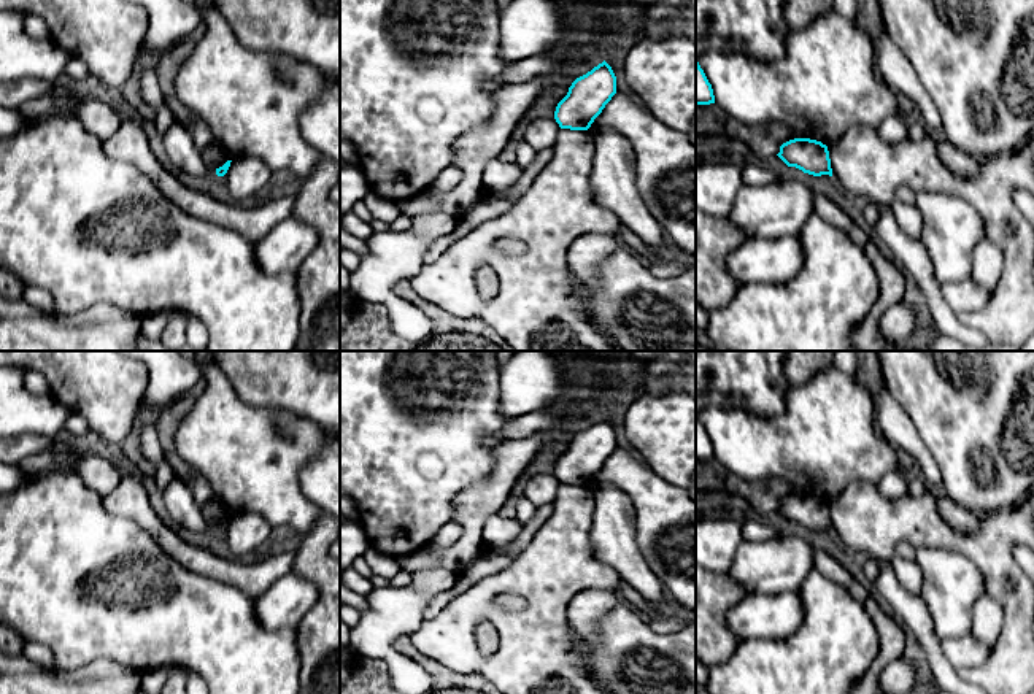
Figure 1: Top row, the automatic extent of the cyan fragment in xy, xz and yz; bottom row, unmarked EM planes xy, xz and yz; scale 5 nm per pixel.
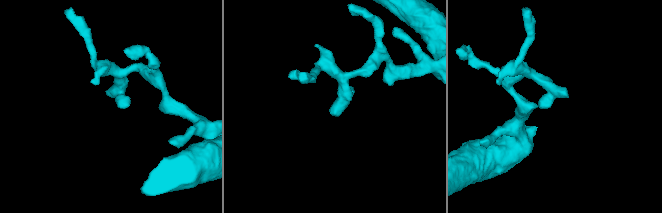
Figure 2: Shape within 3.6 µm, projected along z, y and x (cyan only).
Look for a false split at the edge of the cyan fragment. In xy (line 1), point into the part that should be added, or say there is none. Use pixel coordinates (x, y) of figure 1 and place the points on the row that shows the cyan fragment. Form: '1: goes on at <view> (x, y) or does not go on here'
1: does not go on here

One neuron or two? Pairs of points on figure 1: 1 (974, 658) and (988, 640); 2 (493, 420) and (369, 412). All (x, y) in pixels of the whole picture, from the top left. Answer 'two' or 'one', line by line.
1: two
2: one

